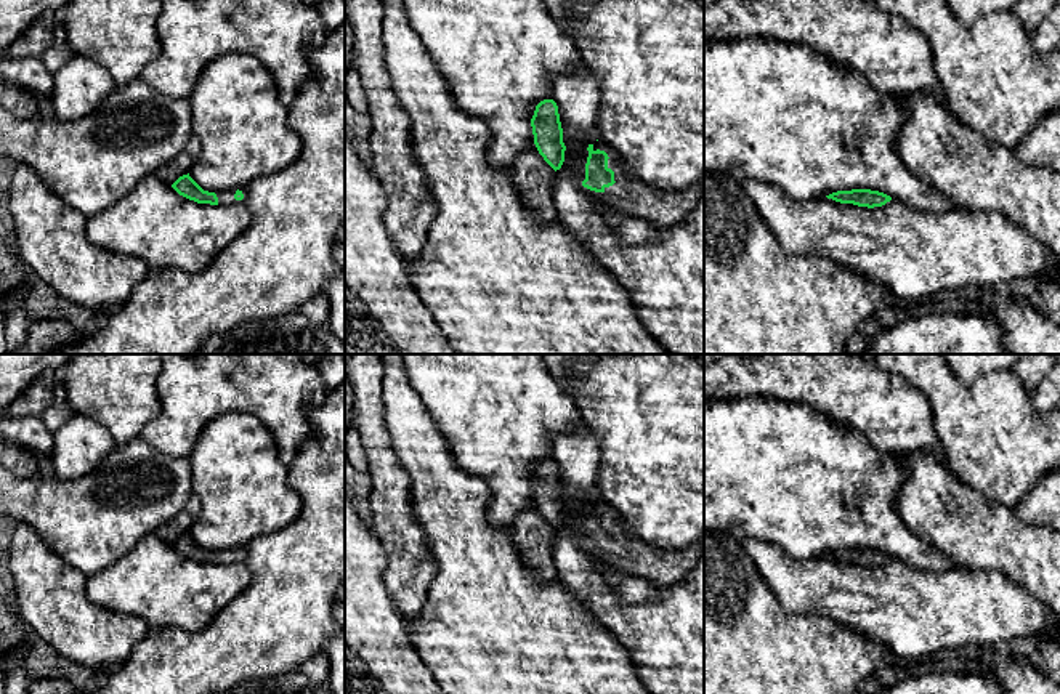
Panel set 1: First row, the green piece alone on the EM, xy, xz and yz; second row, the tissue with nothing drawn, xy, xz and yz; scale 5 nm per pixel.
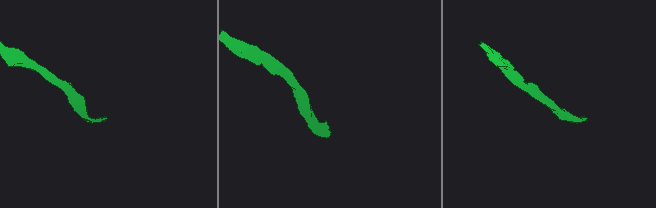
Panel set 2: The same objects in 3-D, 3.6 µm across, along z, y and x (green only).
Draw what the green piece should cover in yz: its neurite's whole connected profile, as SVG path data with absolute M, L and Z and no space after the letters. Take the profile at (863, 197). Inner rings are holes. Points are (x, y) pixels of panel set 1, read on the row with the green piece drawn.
M871 189L837 191L826 197L840 204L853 204L868 208L882 207L892 200L890 196Z

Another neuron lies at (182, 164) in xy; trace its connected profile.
M191 136L186 147L167 165L157 171L157 178L172 186L180 176L188 175L200 154L200 141Z

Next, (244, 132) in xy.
M226 53L212 61L197 79L191 95L192 135L200 141L200 154L189 176L208 192L245 189L265 175L277 173L292 165L301 152L301 139L289 125L289 107L279 101L271 72L255 58Z

